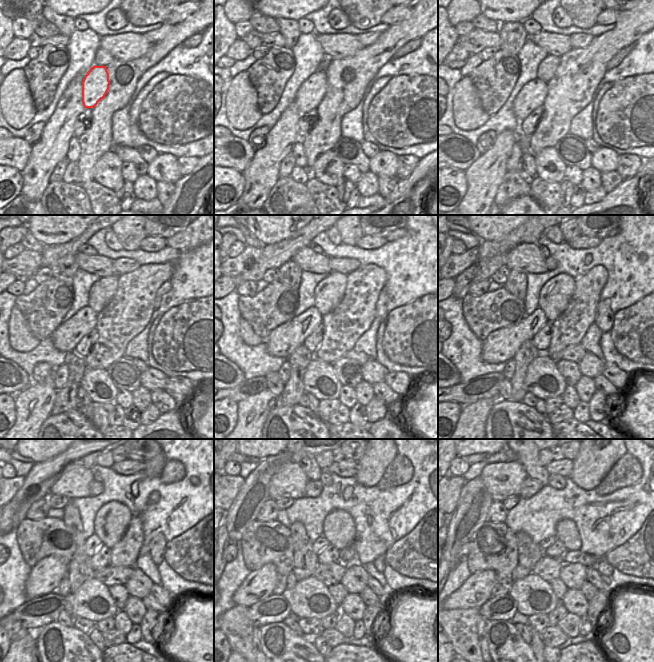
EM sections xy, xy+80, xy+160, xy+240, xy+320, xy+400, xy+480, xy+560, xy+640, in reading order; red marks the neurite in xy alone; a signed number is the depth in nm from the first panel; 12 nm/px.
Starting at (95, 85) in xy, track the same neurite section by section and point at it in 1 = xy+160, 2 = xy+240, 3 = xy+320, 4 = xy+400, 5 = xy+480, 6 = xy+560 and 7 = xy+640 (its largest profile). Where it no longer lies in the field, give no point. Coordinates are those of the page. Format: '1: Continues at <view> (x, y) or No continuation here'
1: Continues at xy+160 (532, 95)
2: Continues at xy+240 (67, 335)
3: Continues at xy+320 (282, 341)
4: Continues at xy+400 (501, 345)
5: Continues at xy+480 (45, 577)
6: Continues at xy+560 (260, 584)
7: Continues at xy+640 (476, 591).

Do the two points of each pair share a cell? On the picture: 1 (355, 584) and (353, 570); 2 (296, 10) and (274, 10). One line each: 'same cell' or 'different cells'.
1: same cell
2: same cell

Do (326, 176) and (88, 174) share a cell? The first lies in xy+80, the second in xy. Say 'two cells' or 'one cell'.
two cells

